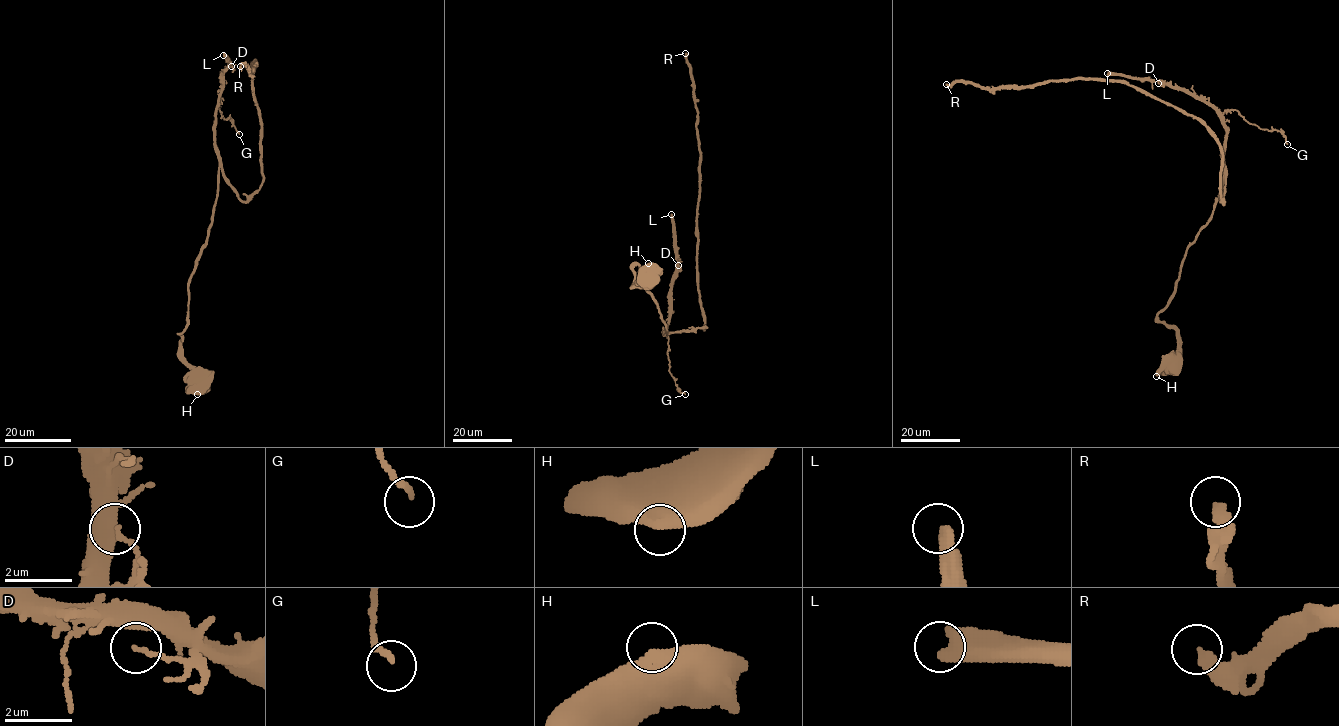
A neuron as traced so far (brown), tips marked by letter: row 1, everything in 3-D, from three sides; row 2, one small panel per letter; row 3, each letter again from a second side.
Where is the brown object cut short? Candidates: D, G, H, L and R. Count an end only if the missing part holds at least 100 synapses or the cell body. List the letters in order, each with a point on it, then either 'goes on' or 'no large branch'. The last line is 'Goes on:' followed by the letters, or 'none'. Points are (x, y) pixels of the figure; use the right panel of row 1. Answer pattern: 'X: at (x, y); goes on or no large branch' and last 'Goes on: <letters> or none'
D: at (1158, 83); no large branch
G: at (1287, 144); no large branch
H: at (1156, 376); no large branch
L: at (1107, 73); goes on
R: at (946, 84); no large branch
Goes on: L

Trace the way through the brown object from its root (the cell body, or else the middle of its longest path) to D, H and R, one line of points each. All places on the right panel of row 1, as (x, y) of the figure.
D: (1173, 366), (1176, 330), (1157, 314), (1218, 196), (1226, 126), (1201, 99), (1158, 83)
H: (1173, 366), (1173, 370), (1162, 370), (1156, 376)
R: (1173, 366), (1176, 330), (1157, 314), (1212, 213), (1225, 172), (1224, 204), (1215, 135), (1125, 83), (946, 84)

